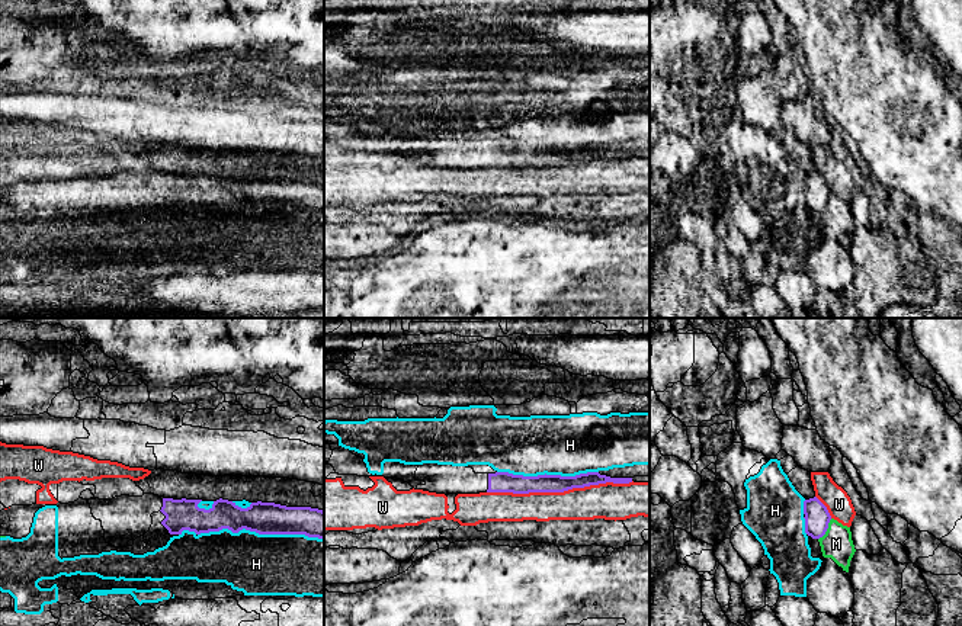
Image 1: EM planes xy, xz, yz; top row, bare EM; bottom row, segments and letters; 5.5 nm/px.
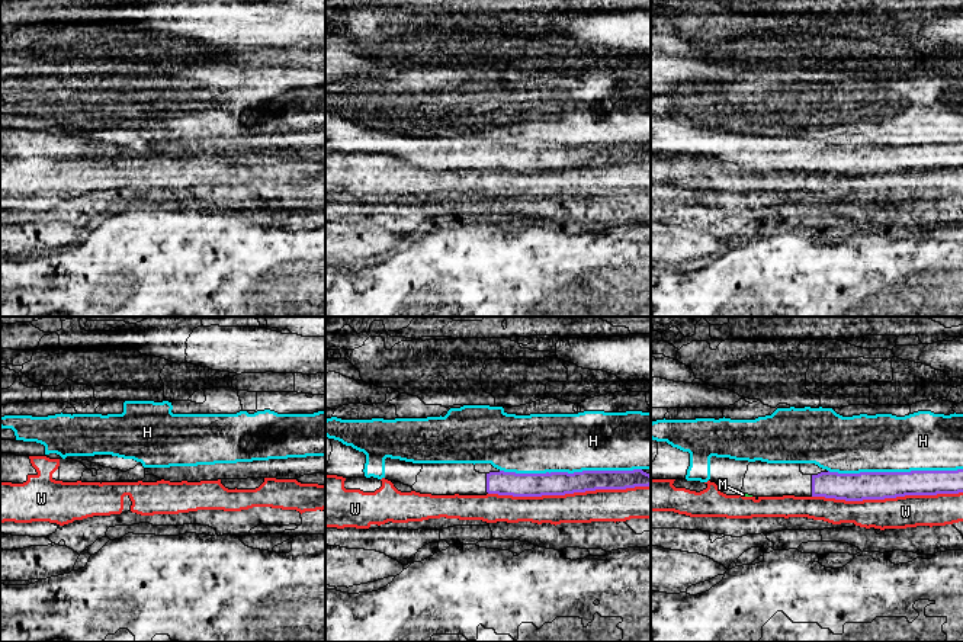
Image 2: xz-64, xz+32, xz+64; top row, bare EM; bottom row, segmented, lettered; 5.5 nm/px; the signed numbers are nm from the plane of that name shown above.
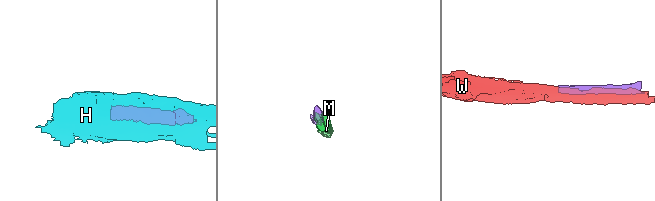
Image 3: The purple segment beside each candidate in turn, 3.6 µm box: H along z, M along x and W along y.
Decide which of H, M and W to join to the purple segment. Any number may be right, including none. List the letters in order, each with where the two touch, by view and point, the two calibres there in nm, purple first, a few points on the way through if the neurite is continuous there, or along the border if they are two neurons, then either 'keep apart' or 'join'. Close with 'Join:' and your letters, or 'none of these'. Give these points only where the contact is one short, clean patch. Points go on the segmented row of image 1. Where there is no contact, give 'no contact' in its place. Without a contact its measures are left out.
H: contact xy (252, 530); calibres 180 and 340 nm; keep apart
M: contact yz (827, 527); calibres 140 and 170 nm; keep apart
W: contact xz (560, 491); calibres 110 and 190 nm; keep apart
Join: none of these

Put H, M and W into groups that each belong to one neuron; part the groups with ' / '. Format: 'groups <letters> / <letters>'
groups H / M / W

